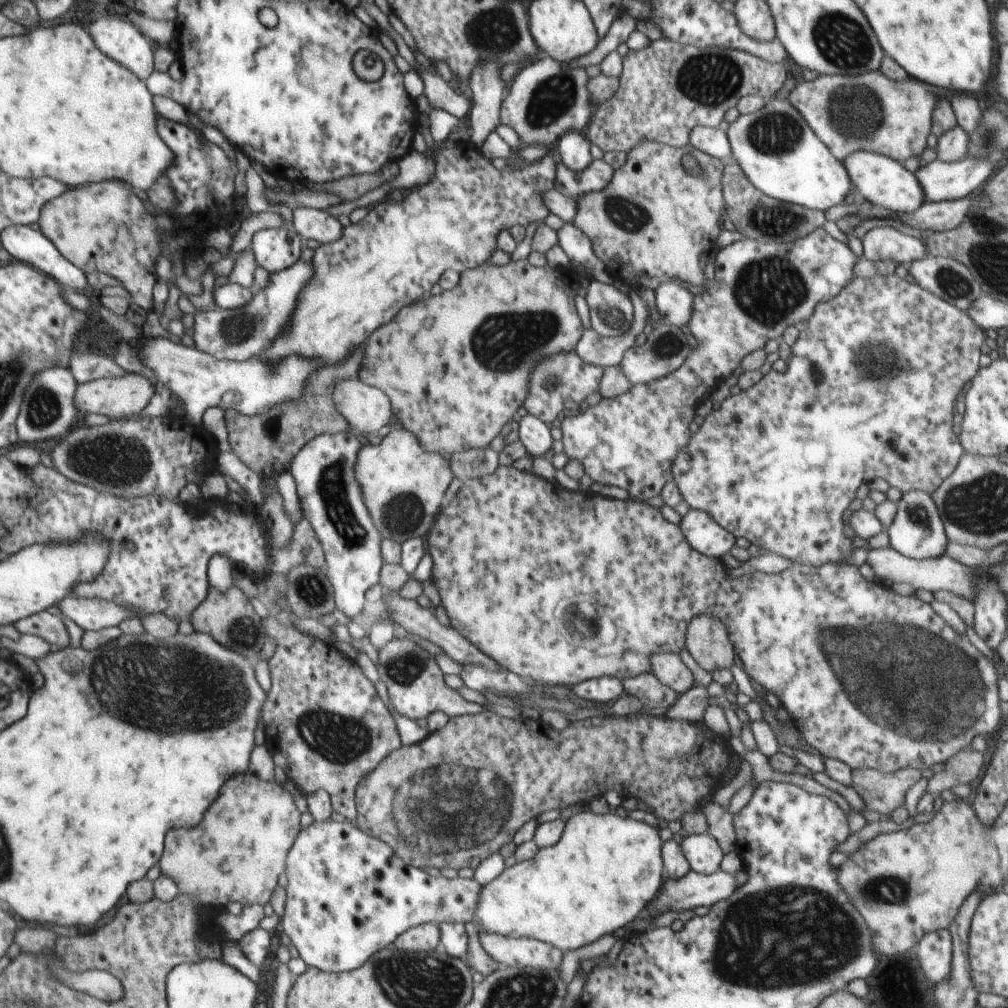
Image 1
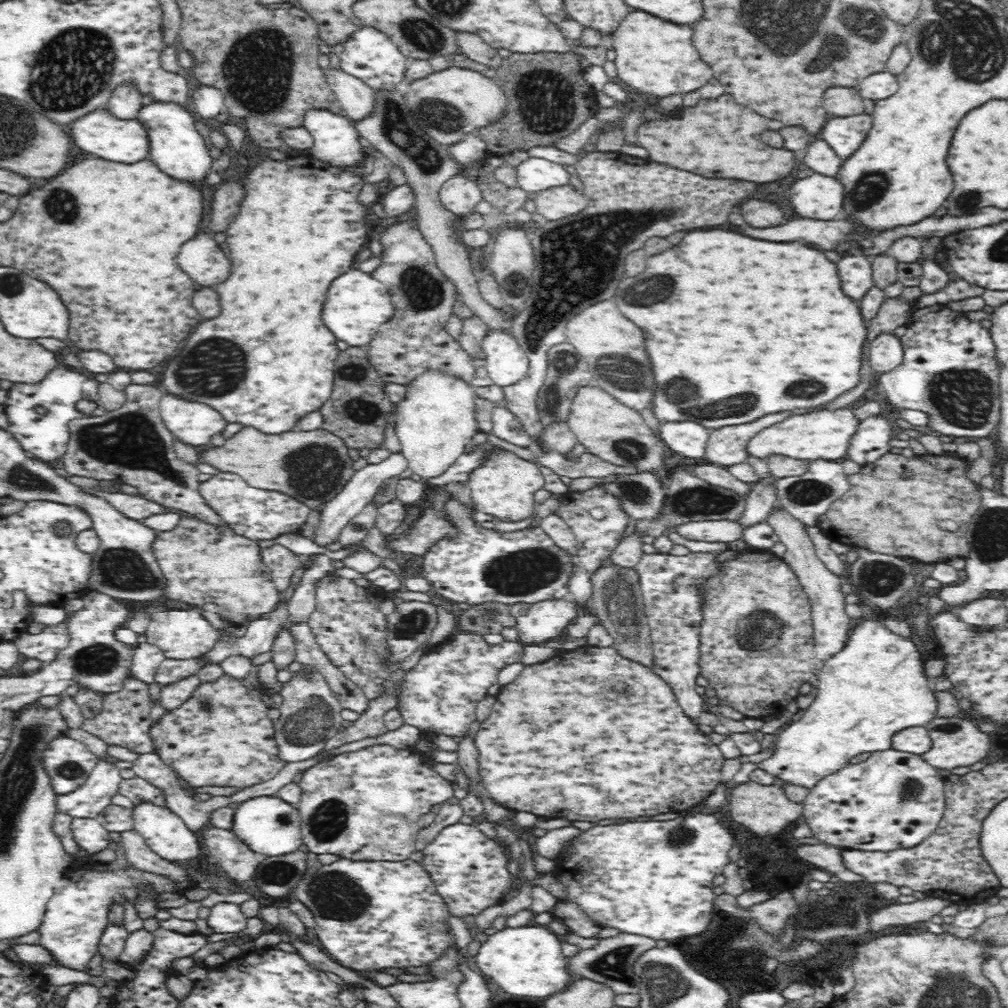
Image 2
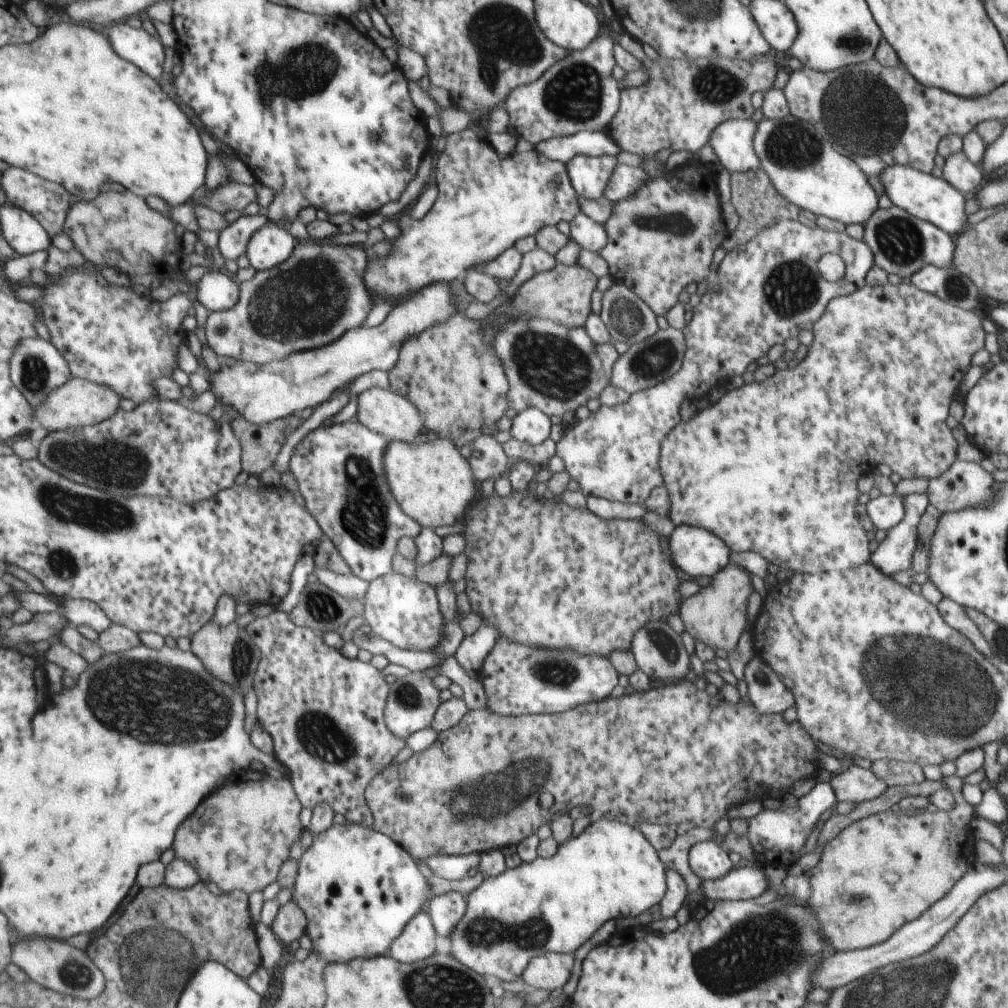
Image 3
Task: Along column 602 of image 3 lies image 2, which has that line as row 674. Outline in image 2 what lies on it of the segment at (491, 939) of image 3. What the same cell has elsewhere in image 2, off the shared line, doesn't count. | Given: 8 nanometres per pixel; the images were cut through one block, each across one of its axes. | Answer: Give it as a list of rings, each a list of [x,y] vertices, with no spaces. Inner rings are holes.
[[[881,618],[863,620],[856,625],[843,649],[821,665],[817,670],[819,685],[816,698],[810,708],[804,710],[804,716],[800,720],[790,722],[786,730],[776,735],[774,753],[757,764],[757,768],[771,772],[785,783],[810,789],[824,776],[848,766],[850,758],[862,752],[888,750],[891,748],[892,737],[897,732],[910,727],[924,727],[936,718],[937,700],[934,692],[928,688],[922,654],[918,652],[914,642],[890,631]]]

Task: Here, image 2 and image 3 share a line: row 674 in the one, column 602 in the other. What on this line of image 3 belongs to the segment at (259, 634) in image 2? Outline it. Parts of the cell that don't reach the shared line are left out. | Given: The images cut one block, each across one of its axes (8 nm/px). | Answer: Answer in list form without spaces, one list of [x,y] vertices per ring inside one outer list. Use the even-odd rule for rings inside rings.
[[[573,156],[566,163],[574,193],[586,200],[598,200],[604,196],[604,188],[610,182],[612,170],[618,166],[617,158]]]

